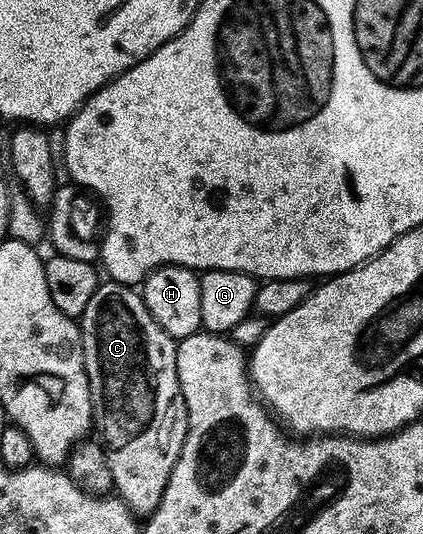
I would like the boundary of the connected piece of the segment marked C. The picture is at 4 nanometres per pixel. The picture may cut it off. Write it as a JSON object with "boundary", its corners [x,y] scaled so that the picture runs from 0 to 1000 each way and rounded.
{"boundary":[[[241,524],[225,552],[206,567],[206,582],[187,596],[191,648],[206,695],[206,717],[215,725],[215,755],[227,801],[239,801],[236,831],[262,875],[262,897],[274,929],[293,938],[326,970],[350,970],[385,919],[414,867],[433,845],[444,815],[444,777],[428,738],[423,702],[416,700],[416,657],[421,640],[348,582],[343,564],[322,539],[284,534],[279,526]]]}

